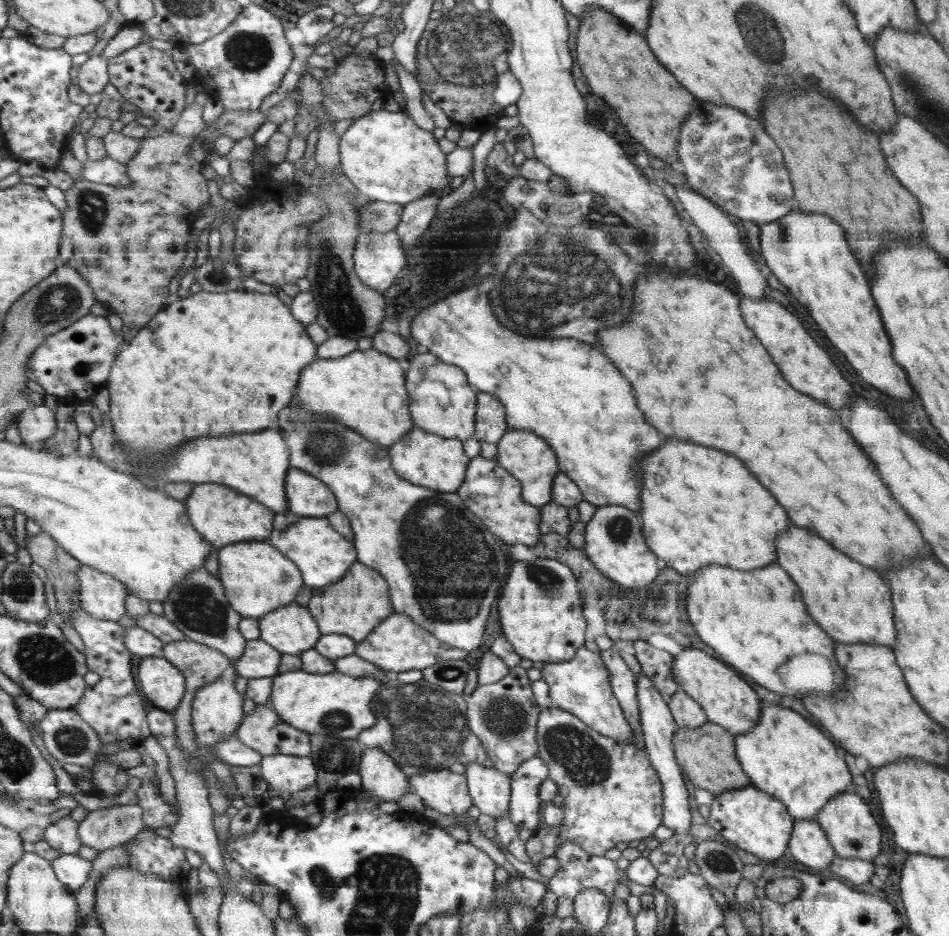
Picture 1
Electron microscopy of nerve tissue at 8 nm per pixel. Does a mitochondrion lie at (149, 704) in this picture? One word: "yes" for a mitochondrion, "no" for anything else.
no

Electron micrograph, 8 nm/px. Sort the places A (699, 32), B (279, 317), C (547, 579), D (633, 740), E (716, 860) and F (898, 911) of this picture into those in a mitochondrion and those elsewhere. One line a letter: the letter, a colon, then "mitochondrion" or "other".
A: other
B: other
C: mitochondrion
D: other
E: mitochondrion
F: other

